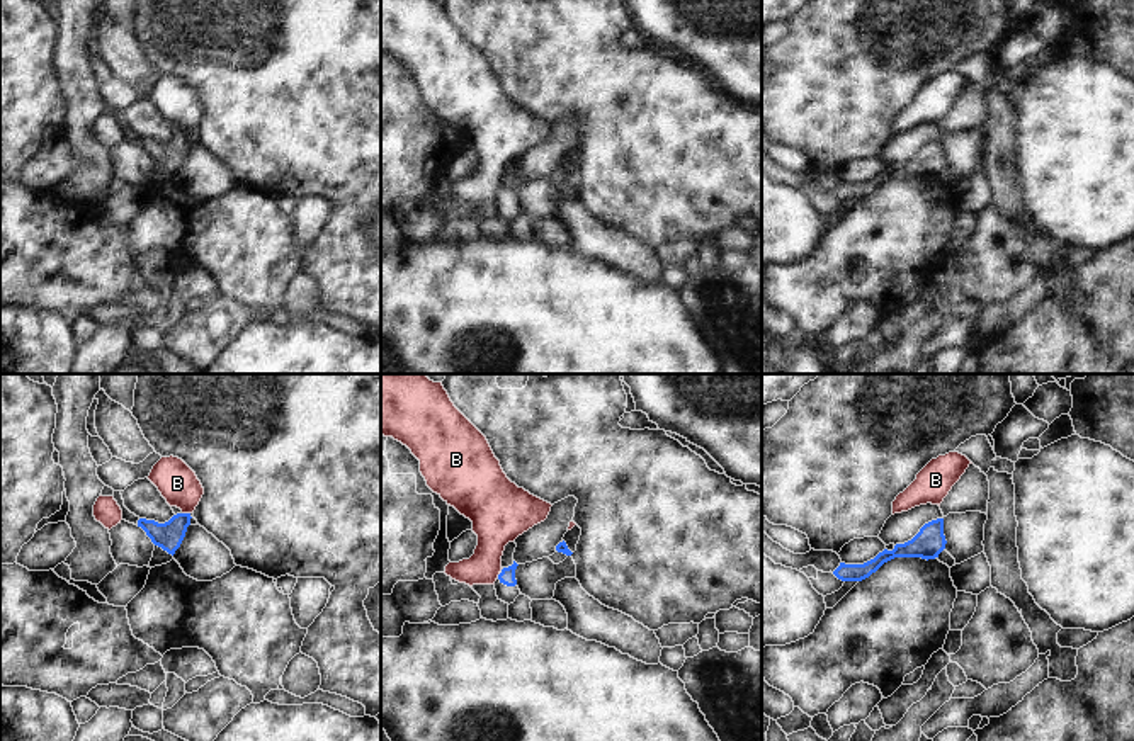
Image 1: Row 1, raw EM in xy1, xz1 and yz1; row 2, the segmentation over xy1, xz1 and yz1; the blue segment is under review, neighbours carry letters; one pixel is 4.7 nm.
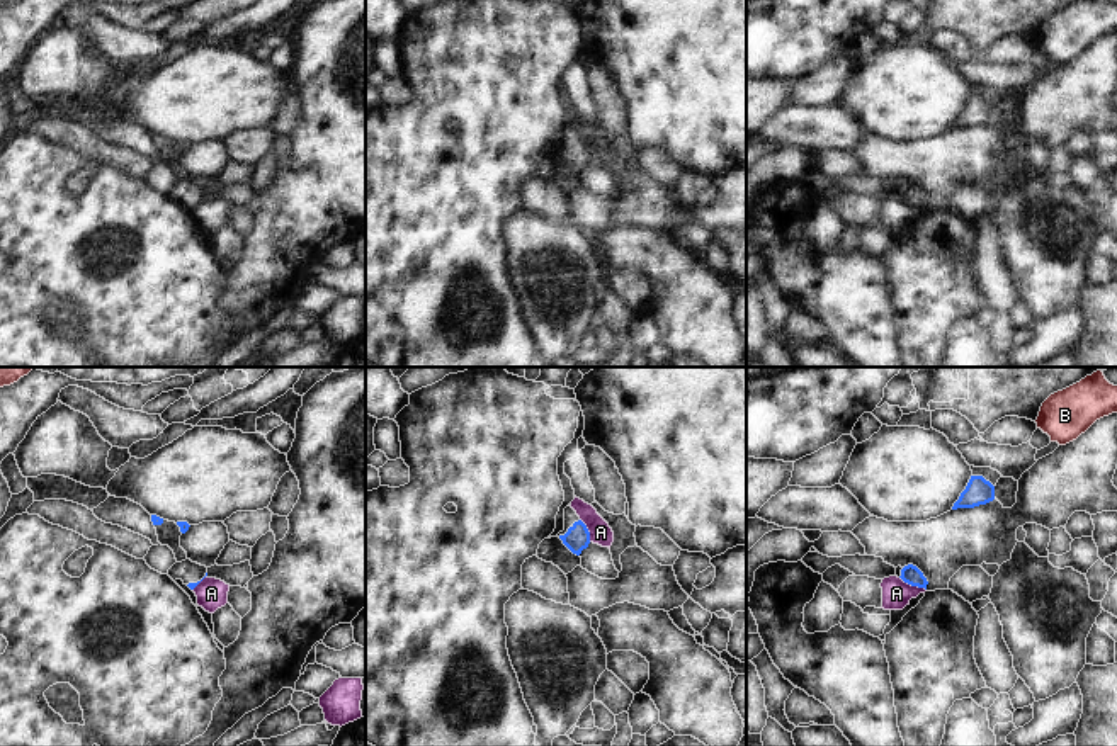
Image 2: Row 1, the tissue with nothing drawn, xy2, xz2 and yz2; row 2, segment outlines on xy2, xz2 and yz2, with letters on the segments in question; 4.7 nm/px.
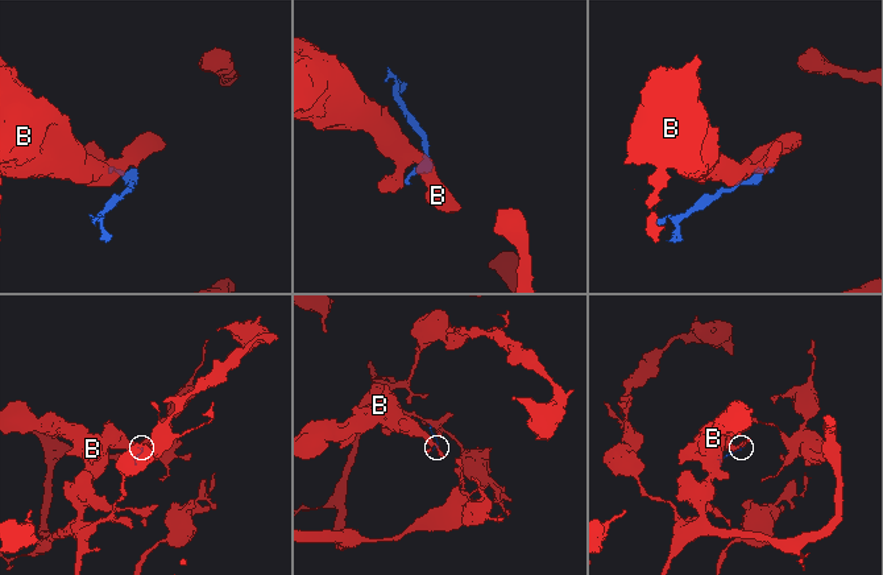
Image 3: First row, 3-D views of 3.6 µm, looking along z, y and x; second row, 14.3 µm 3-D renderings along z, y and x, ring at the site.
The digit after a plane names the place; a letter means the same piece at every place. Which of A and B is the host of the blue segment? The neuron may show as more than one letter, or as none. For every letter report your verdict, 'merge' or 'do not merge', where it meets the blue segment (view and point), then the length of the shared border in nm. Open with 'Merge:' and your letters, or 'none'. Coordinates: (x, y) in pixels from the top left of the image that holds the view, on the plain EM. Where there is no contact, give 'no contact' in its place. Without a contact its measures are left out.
Merge: none
A: do not merge | yz2 (913, 204) | 140 nm
B: do not merge | xy1 (186, 133) | 40 nm

